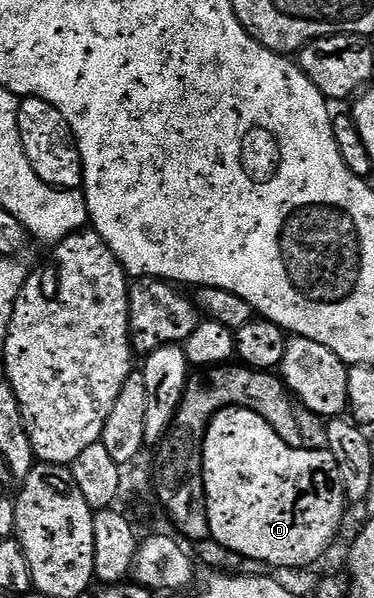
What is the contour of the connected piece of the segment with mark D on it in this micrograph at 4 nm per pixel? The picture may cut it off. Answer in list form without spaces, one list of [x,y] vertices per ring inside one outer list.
[[[230,406],[224,410],[218,410],[209,424],[207,435],[203,441],[203,483],[205,484],[205,496],[207,497],[207,515],[209,516],[211,538],[221,543],[226,550],[232,550],[246,558],[261,560],[270,566],[294,568],[311,565],[319,561],[319,558],[334,544],[335,538],[341,533],[341,515],[347,509],[349,499],[343,487],[343,477],[340,474],[339,461],[333,457],[330,450],[309,451],[285,444],[285,440],[281,440],[281,436],[277,436],[277,432],[273,432],[271,425],[252,410],[246,410],[240,406]]]

